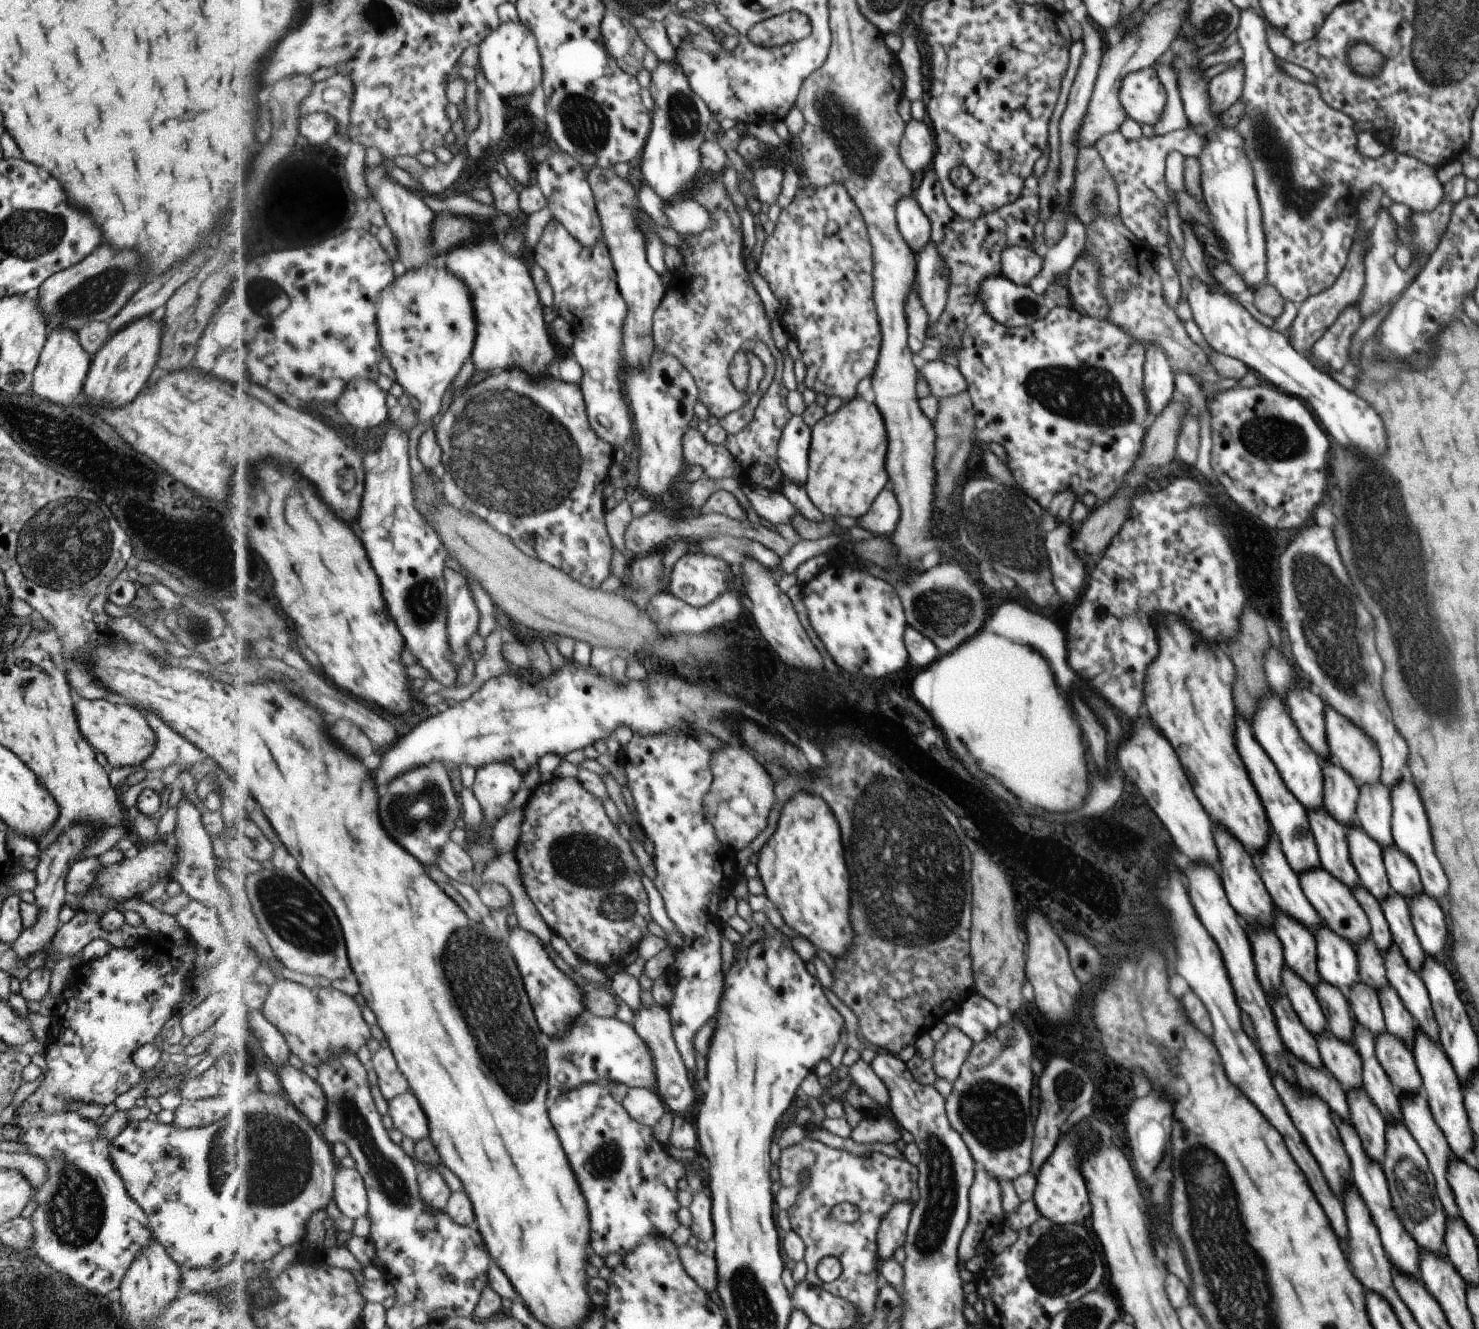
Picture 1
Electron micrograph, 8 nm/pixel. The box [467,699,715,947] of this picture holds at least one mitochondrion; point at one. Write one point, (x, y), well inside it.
(581, 858)

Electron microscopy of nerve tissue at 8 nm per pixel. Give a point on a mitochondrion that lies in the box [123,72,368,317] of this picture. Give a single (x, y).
(262, 294)

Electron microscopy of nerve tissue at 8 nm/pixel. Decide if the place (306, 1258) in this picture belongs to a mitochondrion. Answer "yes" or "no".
no

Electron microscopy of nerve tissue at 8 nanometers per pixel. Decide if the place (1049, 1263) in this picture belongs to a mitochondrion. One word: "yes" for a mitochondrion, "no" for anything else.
yes

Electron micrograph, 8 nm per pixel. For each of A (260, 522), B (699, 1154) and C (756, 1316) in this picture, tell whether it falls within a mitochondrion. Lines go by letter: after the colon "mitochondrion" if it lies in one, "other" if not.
A: other
B: other
C: mitochondrion

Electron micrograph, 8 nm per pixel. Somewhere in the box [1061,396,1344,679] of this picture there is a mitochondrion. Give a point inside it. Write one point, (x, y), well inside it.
(1254, 438)

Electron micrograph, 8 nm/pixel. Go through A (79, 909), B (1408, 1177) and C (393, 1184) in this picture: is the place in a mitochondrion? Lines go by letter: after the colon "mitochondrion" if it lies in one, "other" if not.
A: other
B: mitochondrion
C: mitochondrion

